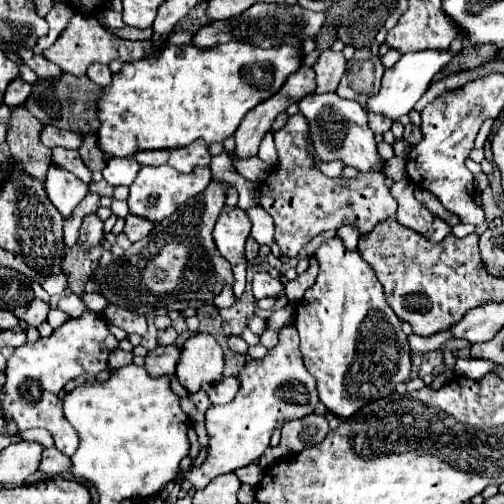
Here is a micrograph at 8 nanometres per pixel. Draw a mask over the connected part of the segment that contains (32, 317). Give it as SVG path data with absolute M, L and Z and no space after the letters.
M33 299L27 307L15 309L15 315L31 327L39 327L47 319L47 313L49 313L49 305L43 303L41 299Z

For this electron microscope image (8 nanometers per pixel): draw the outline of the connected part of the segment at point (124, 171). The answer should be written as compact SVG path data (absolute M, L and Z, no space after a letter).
M115 157L107 161L107 167L103 169L103 179L113 187L117 185L129 187L135 181L139 169L141 165L135 161L135 157L121 157L121 159Z

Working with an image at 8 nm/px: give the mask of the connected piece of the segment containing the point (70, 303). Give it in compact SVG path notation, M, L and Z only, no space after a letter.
M63 295L59 301L59 309L69 313L71 317L81 317L87 311L87 307L79 295Z

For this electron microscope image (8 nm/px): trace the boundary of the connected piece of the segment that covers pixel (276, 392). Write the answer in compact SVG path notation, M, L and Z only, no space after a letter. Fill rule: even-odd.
M293 325L279 331L279 343L263 359L247 361L241 379L241 389L227 405L213 405L205 413L205 427L209 435L209 451L201 465L191 465L181 473L195 489L203 489L215 477L231 473L239 467L255 463L269 447L273 429L283 427L291 419L301 419L315 411L315 379L299 357L299 335ZM259 383L259 385L257 385Z

